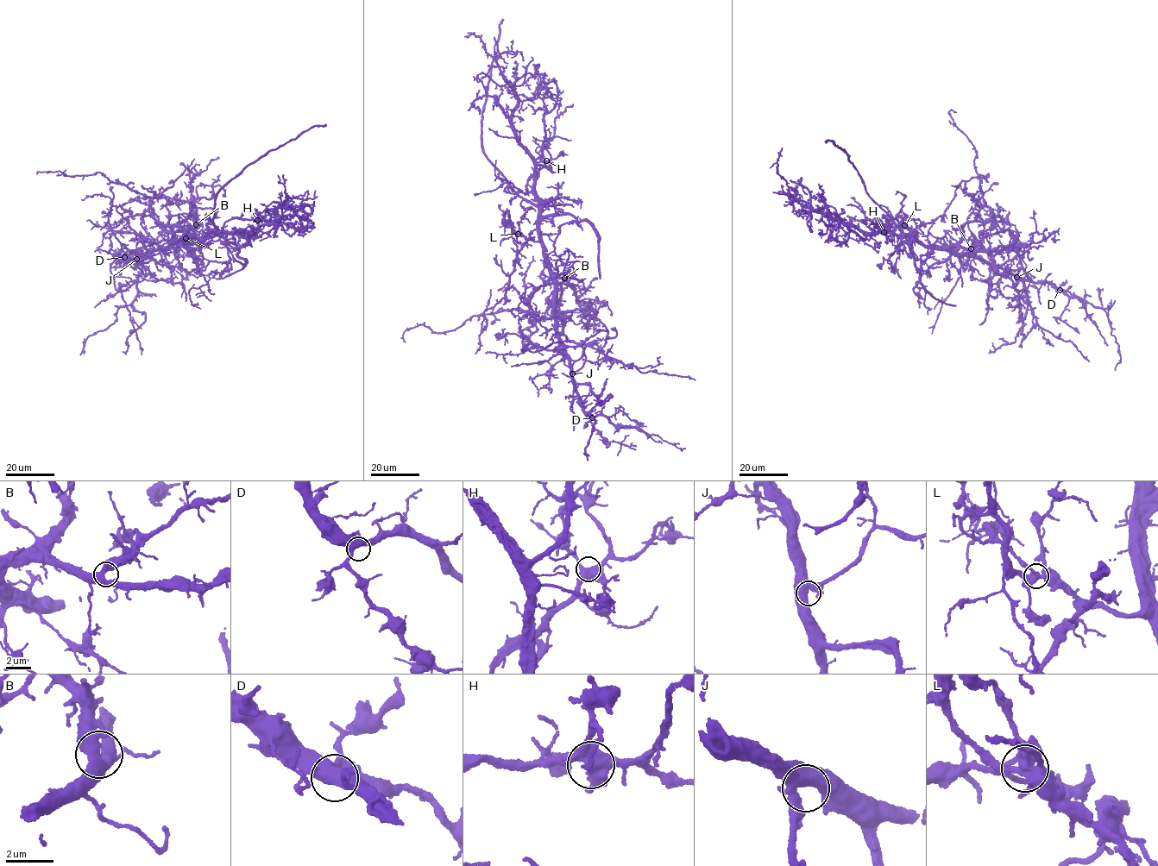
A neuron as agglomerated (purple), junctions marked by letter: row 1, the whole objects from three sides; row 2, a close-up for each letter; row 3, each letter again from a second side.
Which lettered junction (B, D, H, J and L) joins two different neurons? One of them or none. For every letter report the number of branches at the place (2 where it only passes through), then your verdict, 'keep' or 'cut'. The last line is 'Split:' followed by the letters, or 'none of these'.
B: 4 branches meet; keep
D: 4 branches meet; keep
H: 5 branches meet; keep
J: 4 branches meet; keep
L: 5 branches meet; cut
Split: L

